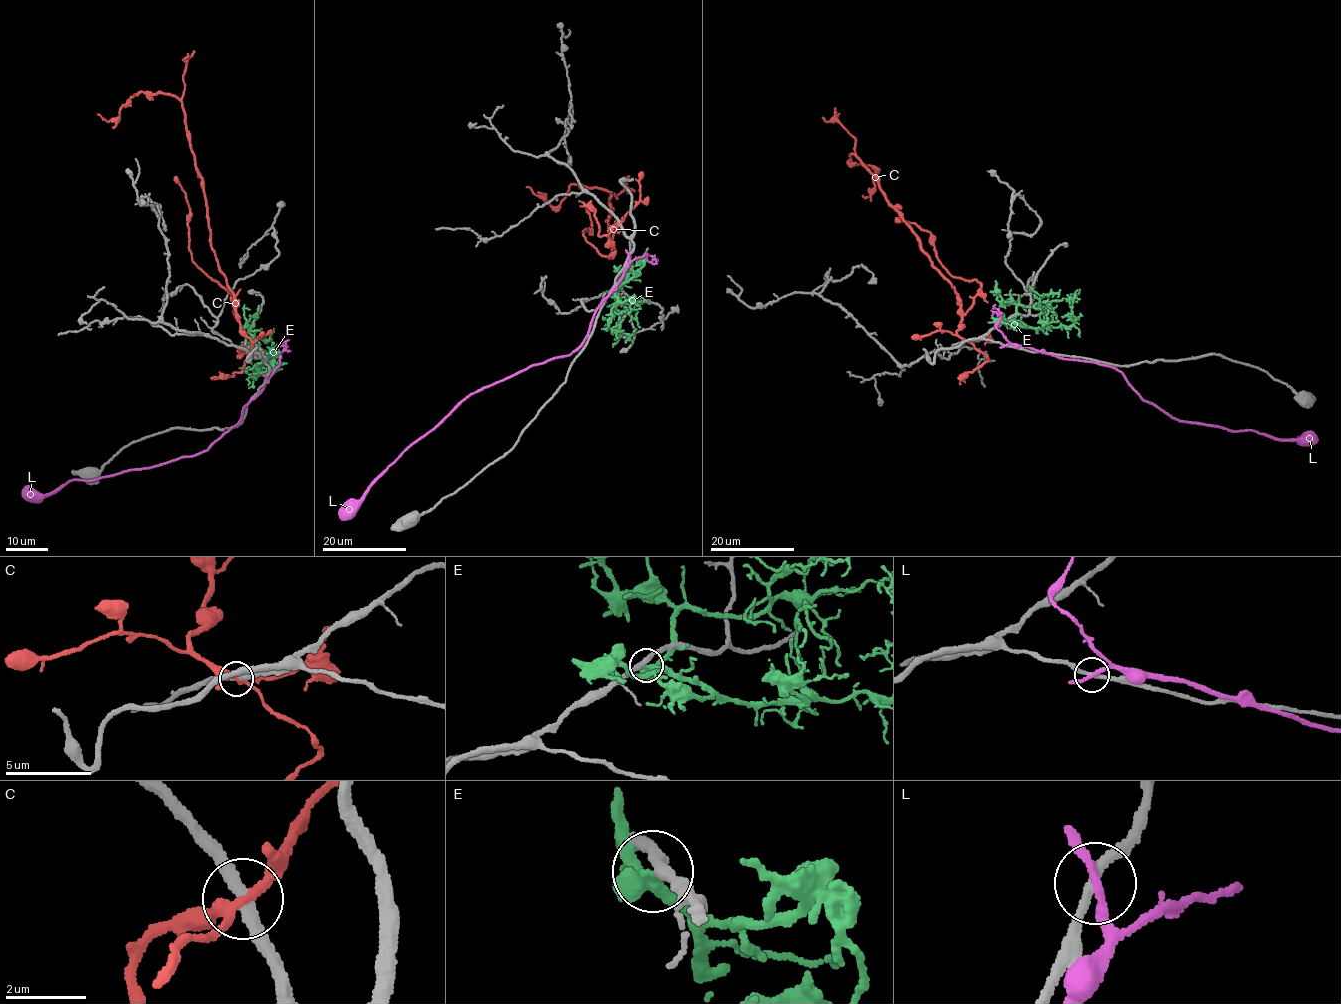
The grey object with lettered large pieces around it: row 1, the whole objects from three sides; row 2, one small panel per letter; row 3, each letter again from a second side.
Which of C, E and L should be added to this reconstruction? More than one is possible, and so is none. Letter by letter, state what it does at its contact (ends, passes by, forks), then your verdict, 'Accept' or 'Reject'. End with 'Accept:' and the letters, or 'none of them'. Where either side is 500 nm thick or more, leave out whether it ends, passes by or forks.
C: It forks there. Reject
E: It passes by. Reject
L: It passes by. Reject
Accept: none of them

